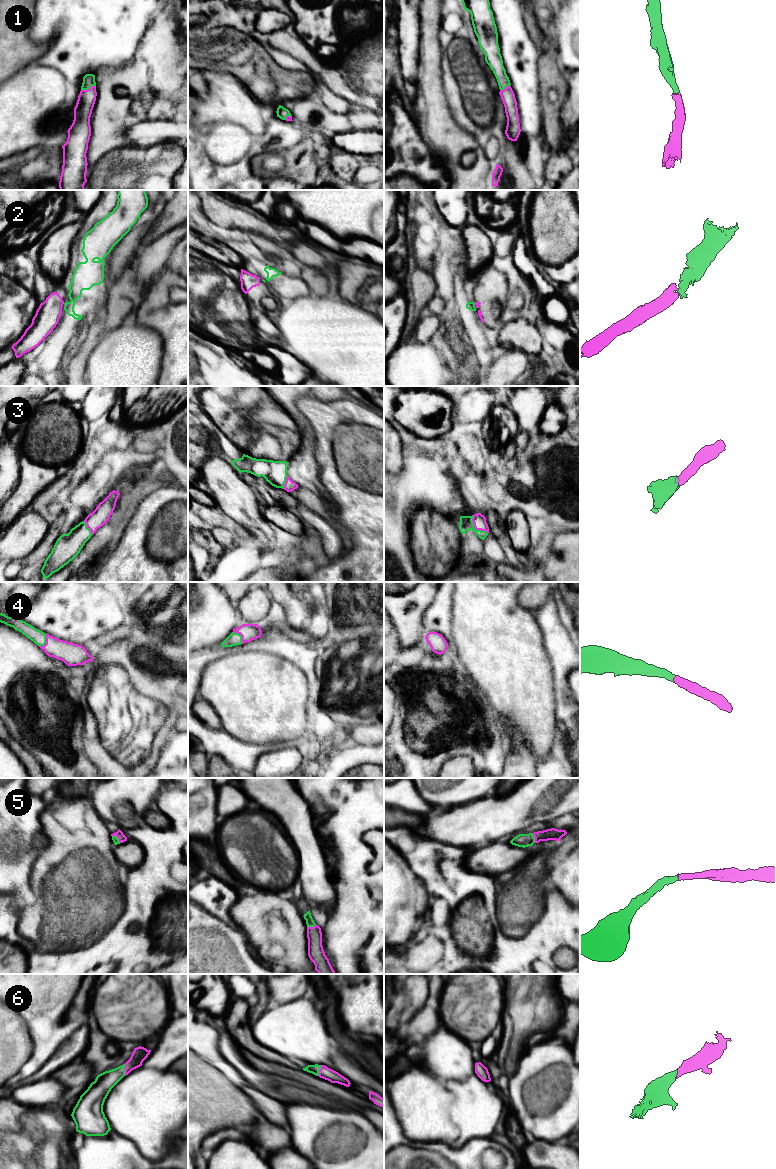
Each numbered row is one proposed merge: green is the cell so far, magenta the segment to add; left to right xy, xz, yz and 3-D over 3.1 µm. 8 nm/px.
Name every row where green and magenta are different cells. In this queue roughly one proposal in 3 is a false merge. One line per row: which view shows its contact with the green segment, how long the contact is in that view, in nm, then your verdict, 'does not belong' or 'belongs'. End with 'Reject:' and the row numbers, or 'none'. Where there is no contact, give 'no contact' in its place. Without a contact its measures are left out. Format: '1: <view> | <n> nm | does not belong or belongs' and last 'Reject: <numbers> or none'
1: xy | 130 nm | belongs
2: yz | 30 nm | does not belong
3: yz | 200 nm | belongs
4: xy | 120 nm | belongs
5: yz | 80 nm | belongs
6: xy | 100 nm | belongs
Reject: 2

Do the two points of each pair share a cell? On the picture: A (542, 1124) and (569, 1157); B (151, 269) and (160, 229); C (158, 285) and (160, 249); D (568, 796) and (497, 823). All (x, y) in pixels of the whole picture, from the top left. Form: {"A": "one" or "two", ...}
{"A": "two", "B": "two", "C": "two", "D": "one"}

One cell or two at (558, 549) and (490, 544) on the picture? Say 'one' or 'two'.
two

